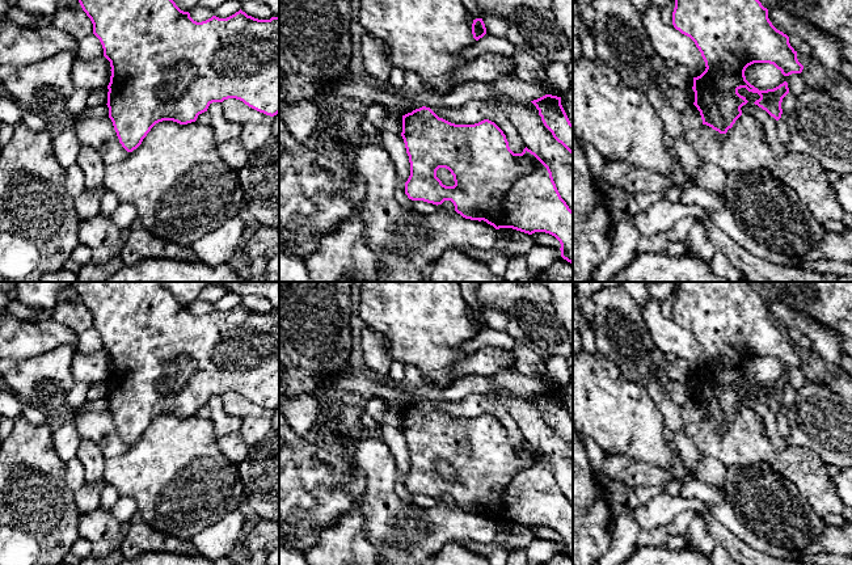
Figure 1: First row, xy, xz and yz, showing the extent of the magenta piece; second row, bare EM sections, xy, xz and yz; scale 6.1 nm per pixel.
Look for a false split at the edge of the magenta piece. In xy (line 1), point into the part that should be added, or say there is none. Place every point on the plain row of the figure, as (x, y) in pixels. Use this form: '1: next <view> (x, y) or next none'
1: next none

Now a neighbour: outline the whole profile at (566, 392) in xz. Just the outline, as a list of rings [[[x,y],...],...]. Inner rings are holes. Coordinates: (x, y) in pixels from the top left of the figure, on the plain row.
[[[570,383],[569,385],[561,388],[561,399],[573,418],[573,384]]]

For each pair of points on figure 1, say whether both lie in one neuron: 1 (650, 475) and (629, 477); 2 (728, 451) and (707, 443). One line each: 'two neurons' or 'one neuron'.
1: one neuron
2: one neuron

